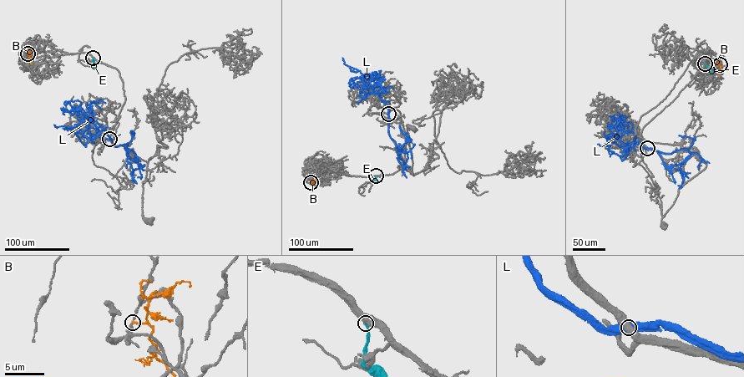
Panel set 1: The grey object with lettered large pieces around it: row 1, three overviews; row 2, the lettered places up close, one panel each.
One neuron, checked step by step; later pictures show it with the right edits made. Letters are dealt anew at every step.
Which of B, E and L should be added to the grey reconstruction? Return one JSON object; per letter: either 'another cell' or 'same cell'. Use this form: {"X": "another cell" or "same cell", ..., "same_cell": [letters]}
{"B": "another cell", "E": "another cell", "L": "another cell", "same_cell": []}

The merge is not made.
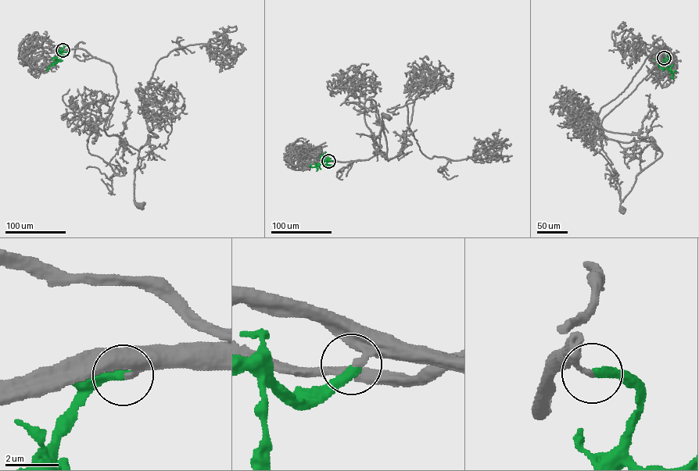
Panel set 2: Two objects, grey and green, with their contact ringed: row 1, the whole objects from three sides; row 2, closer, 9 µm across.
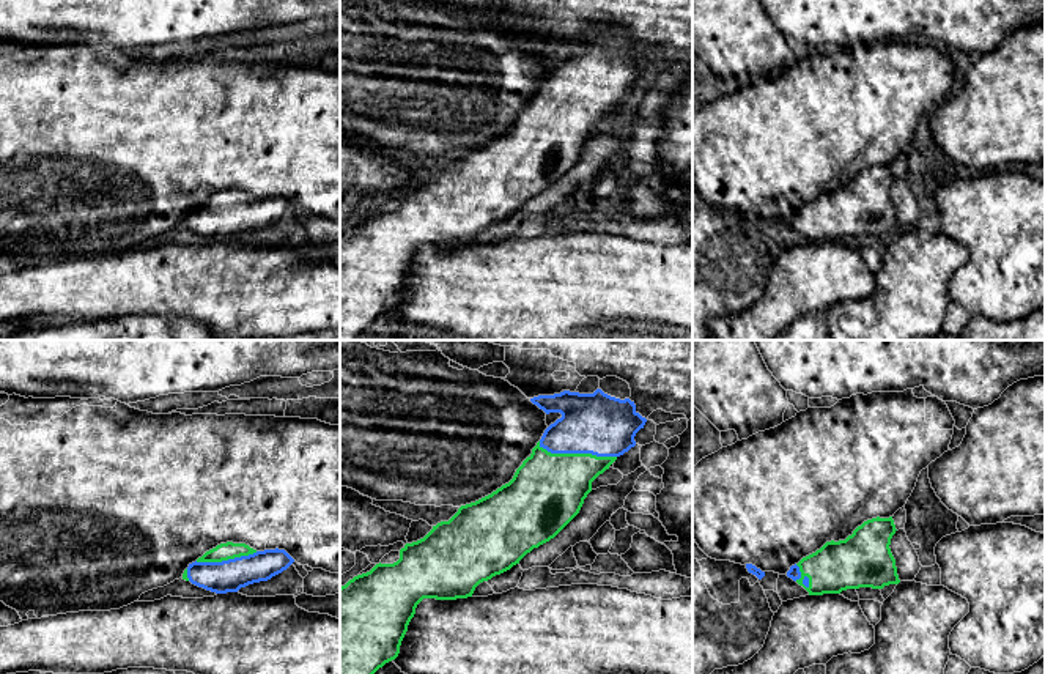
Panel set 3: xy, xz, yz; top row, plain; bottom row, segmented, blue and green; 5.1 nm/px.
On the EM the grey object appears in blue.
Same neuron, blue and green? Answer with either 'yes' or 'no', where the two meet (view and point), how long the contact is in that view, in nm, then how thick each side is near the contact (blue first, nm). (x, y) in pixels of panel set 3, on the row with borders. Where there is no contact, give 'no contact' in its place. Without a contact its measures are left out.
yes | xz (576, 452) | 400 nm | 320/380 nm

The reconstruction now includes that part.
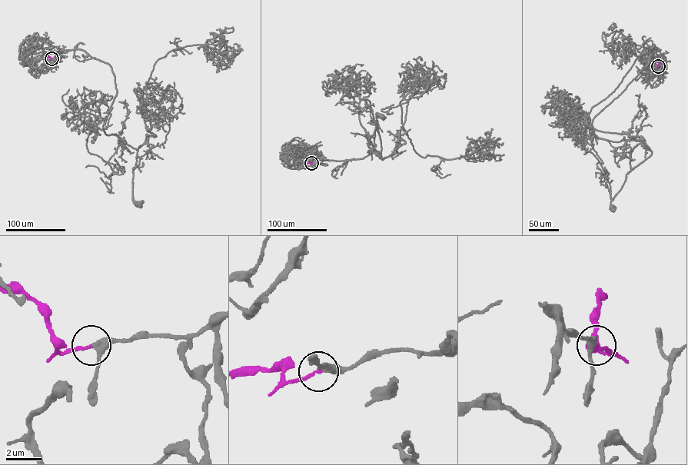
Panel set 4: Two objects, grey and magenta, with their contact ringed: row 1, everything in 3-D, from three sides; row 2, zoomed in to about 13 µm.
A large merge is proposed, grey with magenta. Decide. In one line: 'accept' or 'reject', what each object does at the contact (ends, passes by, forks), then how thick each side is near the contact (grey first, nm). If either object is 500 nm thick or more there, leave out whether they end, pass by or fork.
accept; grey passes by; magenta ends there; 320 nm thick on the grey side, 180 nm on the other

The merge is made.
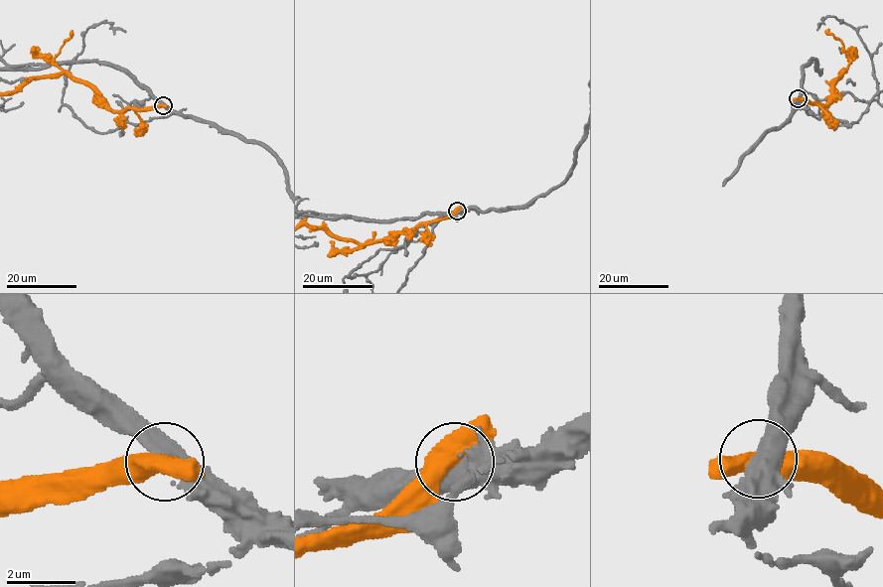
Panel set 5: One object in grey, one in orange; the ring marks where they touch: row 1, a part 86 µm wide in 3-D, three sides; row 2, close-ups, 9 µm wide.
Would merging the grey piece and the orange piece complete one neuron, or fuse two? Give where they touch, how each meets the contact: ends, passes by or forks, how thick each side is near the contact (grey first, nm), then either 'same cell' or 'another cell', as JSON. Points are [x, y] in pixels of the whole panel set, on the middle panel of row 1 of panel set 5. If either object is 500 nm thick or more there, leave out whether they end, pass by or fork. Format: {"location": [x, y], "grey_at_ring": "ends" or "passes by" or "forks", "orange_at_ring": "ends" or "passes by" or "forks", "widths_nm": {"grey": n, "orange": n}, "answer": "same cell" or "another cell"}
{"location": [457, 211], "widths_nm": {"grey": 550, "orange": 550}, "answer": "another cell"}

